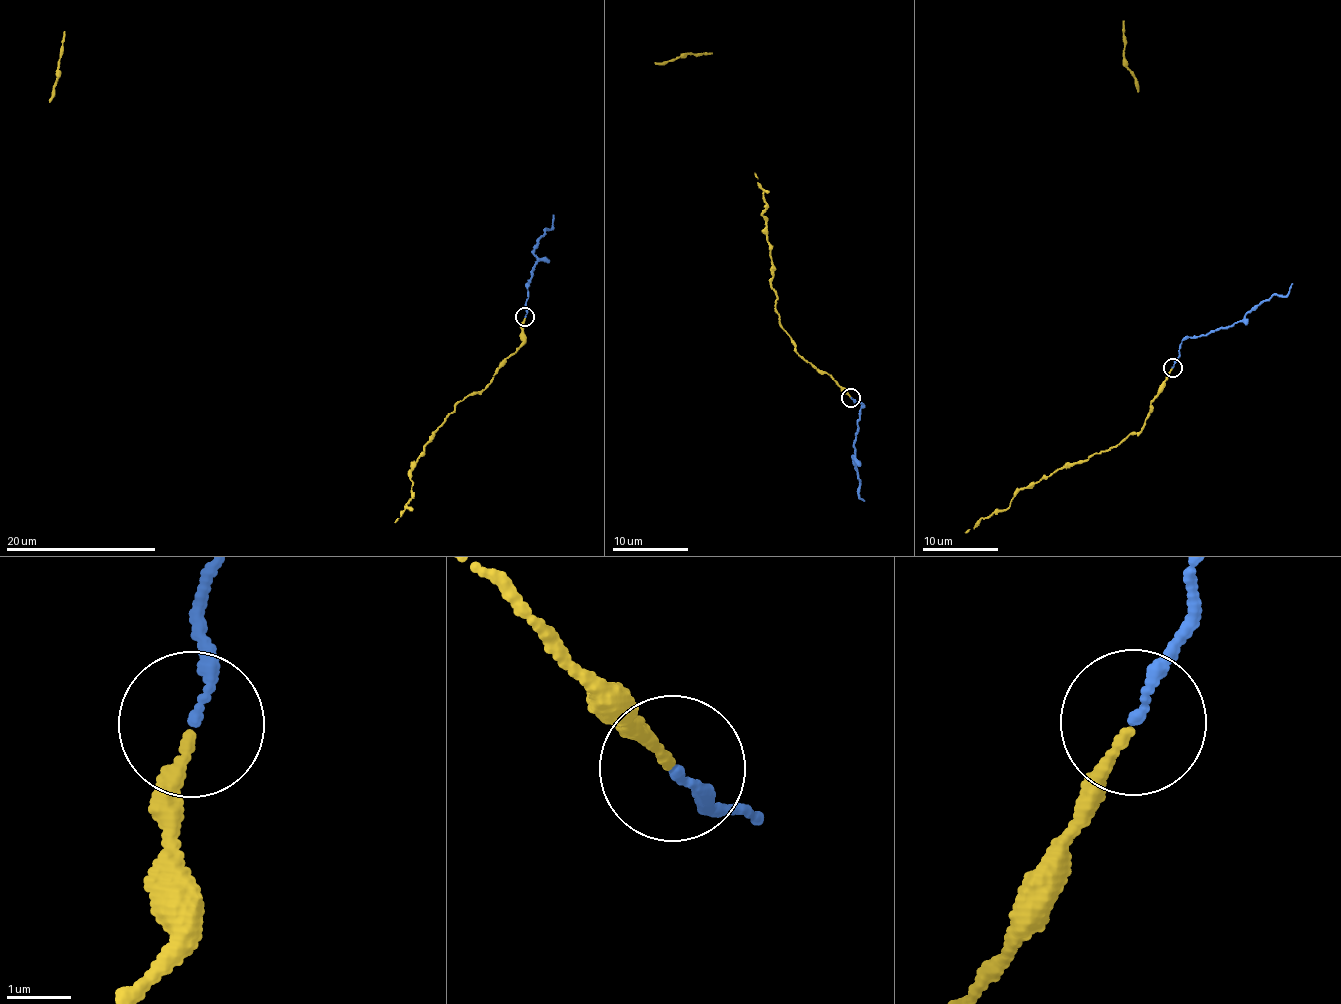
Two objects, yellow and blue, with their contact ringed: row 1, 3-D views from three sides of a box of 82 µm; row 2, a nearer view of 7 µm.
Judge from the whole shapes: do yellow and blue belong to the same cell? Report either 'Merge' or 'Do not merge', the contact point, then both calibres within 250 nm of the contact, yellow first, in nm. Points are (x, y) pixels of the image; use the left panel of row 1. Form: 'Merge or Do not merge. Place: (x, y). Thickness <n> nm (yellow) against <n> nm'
Do not merge. Place: (525, 317). Thickness 170 nm (yellow) against 140 nm

